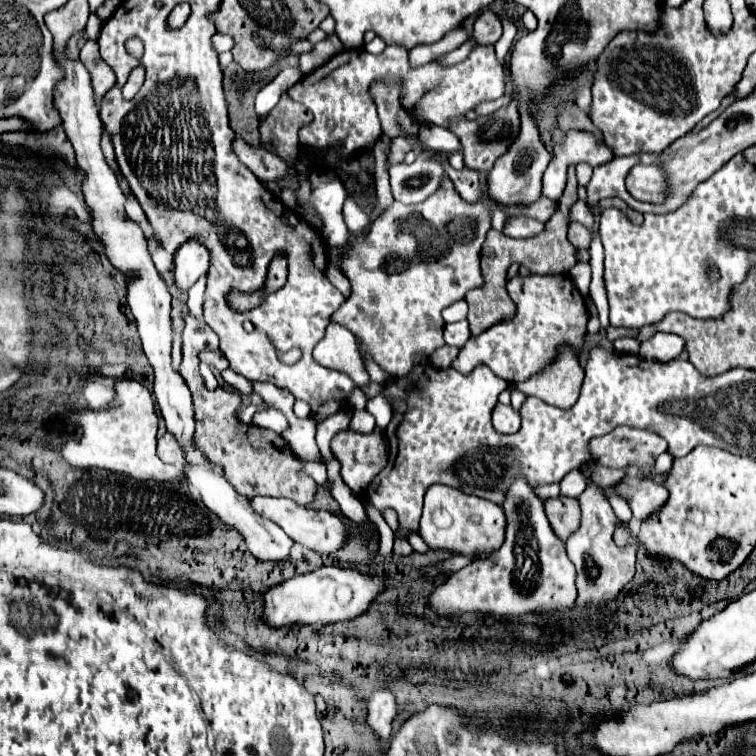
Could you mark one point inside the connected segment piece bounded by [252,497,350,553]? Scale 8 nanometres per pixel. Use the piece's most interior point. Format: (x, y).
(322, 531)

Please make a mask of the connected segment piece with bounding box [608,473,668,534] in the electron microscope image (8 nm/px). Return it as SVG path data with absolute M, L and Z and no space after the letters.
M642 473L636 477L626 479L614 489L608 489L610 493L620 493L630 501L633 517L629 521L630 528L634 534L638 533L642 521L646 521L650 515L654 515L658 509L664 507L668 501L668 491L662 485L656 485L650 479L640 479Z

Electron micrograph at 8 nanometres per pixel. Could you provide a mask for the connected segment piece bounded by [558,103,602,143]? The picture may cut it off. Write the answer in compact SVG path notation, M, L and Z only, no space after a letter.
M570 103L570 105L564 107L564 111L562 111L560 119L558 119L558 125L560 125L562 131L570 131L570 129L588 131L588 133L592 133L596 137L598 143L602 141L602 133L598 133L598 129L590 123L590 119L574 103Z

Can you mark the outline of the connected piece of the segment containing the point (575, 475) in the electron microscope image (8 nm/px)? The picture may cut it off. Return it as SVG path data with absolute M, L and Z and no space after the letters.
M572 469L564 475L564 479L560 481L560 494L564 497L580 497L582 491L586 489L586 481L582 477L582 473L578 469Z

